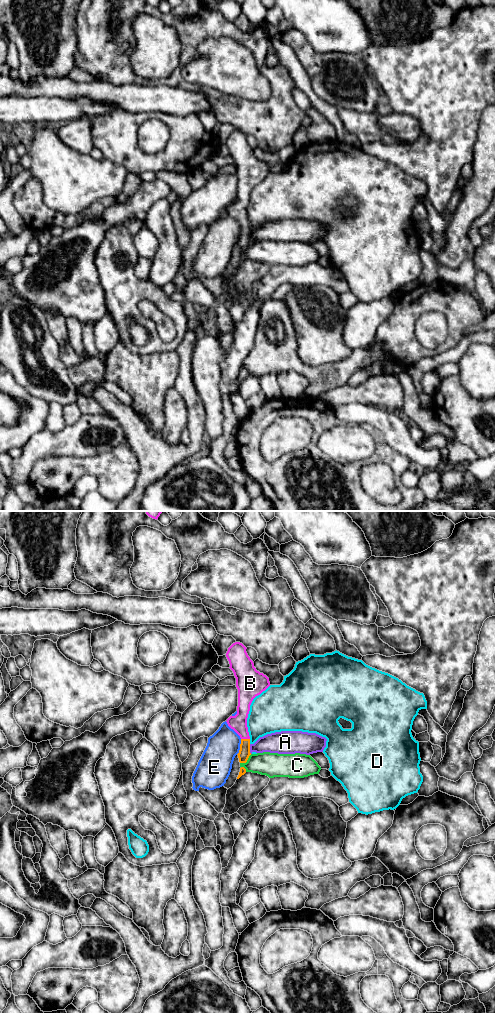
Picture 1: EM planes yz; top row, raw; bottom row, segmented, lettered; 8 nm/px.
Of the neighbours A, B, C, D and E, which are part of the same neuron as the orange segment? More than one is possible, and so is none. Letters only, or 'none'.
B

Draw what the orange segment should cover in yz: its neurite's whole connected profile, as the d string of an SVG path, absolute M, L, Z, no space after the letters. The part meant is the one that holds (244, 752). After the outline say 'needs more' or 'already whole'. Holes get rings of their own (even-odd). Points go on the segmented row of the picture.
M233 643L226 653L226 657L236 678L238 689L237 714L227 719L228 726L241 738L238 755L240 763L246 763L250 753L250 736L247 718L253 699L265 691L269 686L269 678L254 667L253 661L246 652L246 647L240 643Z | needs more

